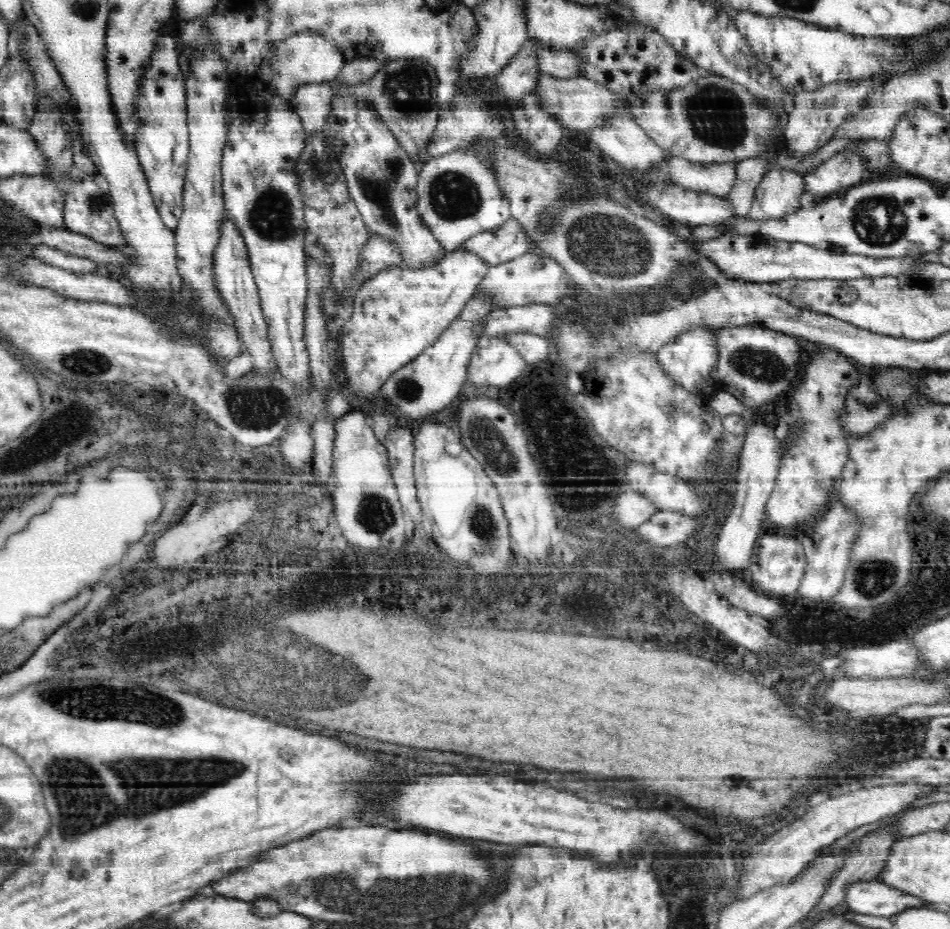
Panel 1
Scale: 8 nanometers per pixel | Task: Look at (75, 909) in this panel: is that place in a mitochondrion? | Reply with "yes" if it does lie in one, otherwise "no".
no

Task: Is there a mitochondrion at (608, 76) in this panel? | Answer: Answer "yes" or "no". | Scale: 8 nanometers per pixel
no

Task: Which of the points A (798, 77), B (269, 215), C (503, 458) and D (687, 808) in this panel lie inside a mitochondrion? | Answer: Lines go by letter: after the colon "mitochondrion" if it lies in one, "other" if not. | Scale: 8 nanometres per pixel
A: other
B: mitochondrion
C: mitochondrion
D: other

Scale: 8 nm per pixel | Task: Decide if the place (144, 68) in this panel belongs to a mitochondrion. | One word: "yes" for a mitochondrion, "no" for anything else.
no

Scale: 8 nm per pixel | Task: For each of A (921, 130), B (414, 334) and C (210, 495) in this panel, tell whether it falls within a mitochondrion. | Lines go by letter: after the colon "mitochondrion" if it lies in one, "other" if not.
A: other
B: other
C: other

